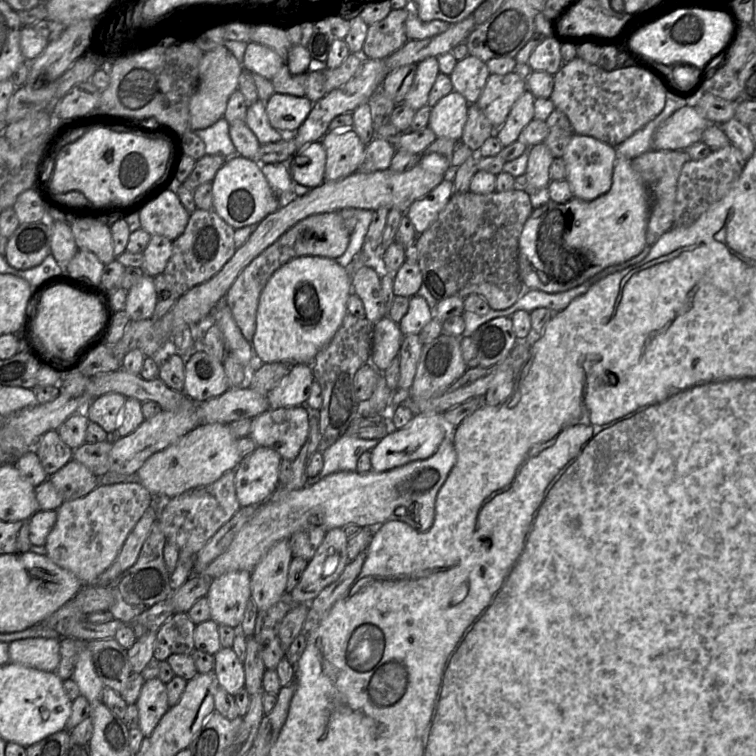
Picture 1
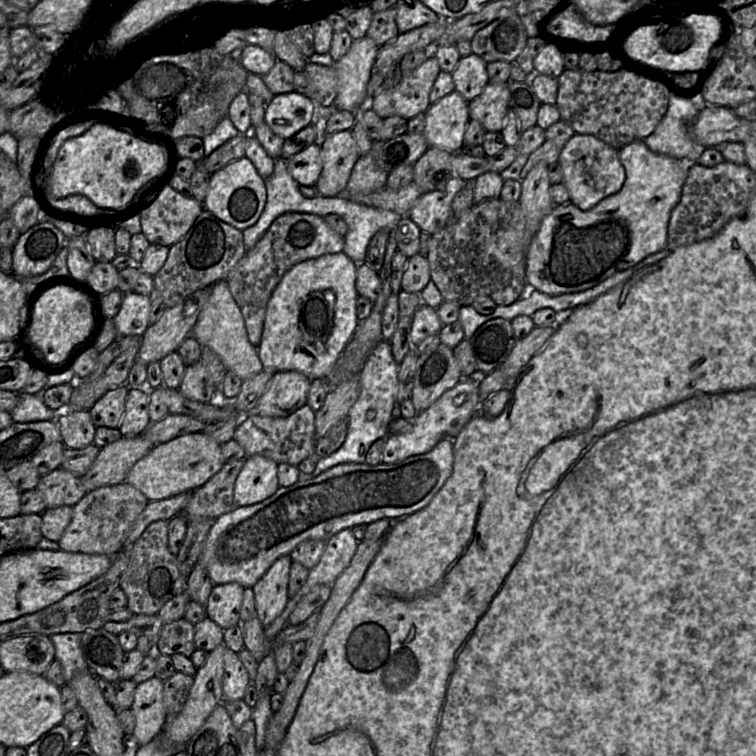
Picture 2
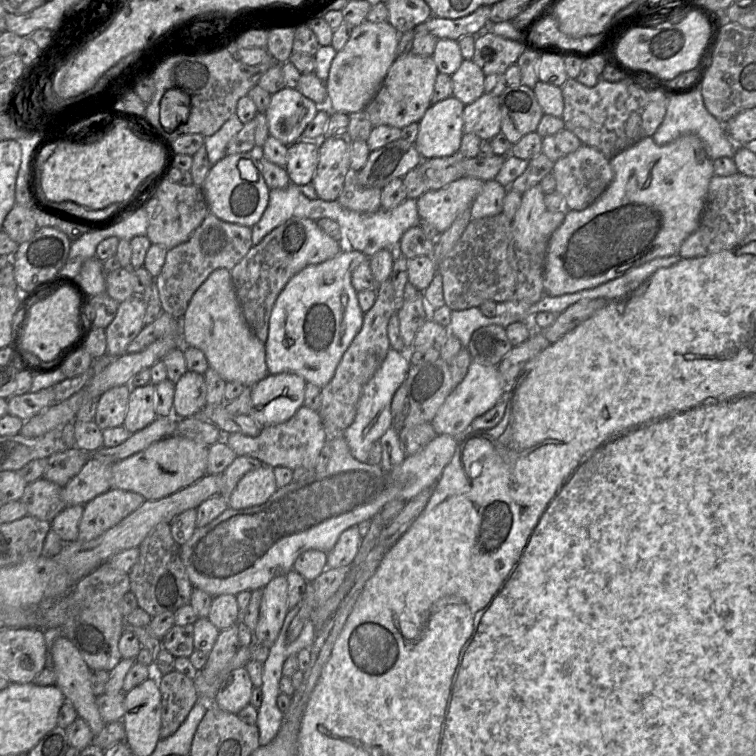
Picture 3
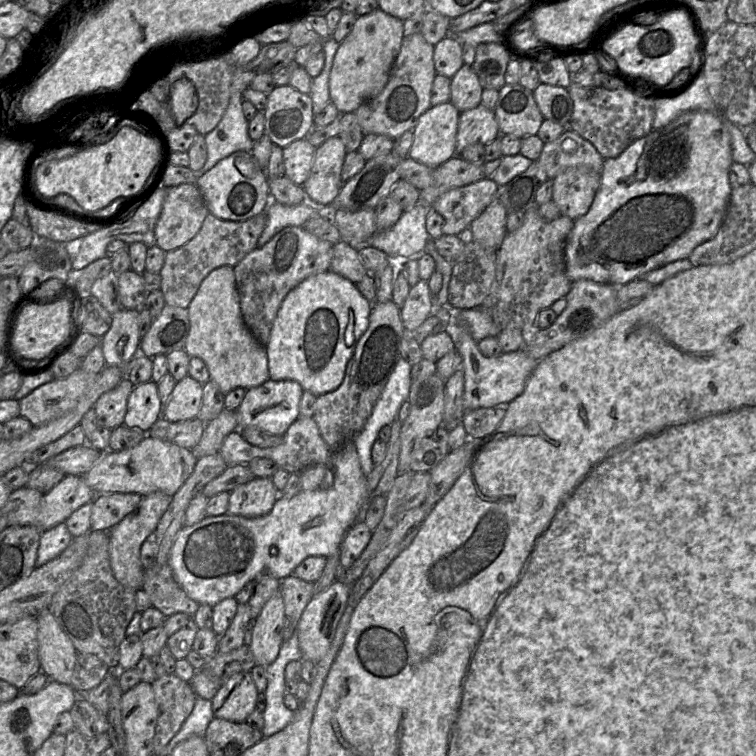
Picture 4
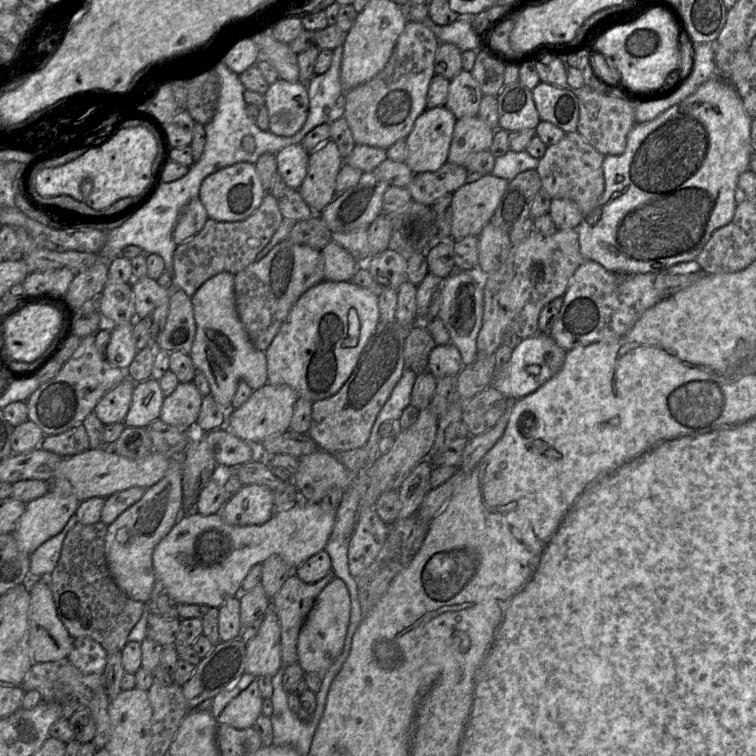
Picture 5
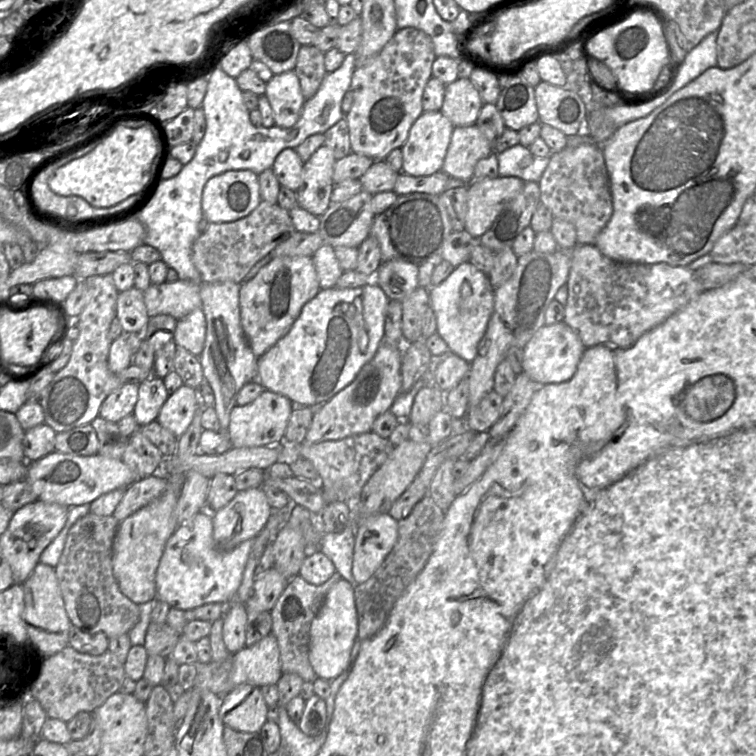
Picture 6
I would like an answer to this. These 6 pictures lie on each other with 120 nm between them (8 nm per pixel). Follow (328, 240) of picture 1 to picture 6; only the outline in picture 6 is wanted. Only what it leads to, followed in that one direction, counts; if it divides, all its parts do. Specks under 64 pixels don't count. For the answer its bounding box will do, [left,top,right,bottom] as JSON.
[240,257,320,356]

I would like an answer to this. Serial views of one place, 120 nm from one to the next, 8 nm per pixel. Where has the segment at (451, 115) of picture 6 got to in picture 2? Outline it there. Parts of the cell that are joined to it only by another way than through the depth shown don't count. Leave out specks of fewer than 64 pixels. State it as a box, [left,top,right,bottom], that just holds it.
[451,53,489,102]

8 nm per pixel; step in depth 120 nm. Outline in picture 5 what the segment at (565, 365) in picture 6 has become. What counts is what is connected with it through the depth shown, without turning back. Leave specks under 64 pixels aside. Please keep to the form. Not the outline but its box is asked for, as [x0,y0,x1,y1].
[491,332,567,399]

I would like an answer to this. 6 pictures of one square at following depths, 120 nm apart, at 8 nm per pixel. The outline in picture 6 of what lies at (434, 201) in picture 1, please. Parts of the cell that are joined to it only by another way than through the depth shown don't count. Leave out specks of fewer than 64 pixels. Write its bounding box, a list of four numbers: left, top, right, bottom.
[464,177,524,239]

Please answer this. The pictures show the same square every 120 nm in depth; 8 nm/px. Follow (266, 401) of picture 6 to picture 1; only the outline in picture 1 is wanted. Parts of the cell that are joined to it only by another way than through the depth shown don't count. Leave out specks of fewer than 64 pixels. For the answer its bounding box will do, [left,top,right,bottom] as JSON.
[267,365,313,409]

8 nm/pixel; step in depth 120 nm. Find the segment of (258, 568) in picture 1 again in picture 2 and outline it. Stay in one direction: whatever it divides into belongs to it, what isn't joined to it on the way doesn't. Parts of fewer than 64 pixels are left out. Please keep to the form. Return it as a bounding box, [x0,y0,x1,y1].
[252,555,291,627]

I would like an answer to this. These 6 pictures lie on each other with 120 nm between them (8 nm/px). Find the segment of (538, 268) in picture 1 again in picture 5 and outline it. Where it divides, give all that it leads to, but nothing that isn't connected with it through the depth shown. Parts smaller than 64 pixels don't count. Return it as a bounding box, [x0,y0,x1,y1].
[577,75,752,274]

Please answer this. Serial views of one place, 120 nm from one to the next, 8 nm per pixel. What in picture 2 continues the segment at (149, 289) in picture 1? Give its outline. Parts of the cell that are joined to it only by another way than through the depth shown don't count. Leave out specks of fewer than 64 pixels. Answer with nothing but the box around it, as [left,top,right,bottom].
[112,292,150,336]

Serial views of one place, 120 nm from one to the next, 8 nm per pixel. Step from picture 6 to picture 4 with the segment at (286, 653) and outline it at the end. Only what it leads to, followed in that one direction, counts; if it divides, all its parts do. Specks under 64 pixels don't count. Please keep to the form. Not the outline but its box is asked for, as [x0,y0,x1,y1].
[280,574,315,641]

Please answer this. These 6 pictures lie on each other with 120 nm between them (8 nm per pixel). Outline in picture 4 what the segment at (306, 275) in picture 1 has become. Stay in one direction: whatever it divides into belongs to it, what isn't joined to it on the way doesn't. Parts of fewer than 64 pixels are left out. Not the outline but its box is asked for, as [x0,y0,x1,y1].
[265,270,372,396]

